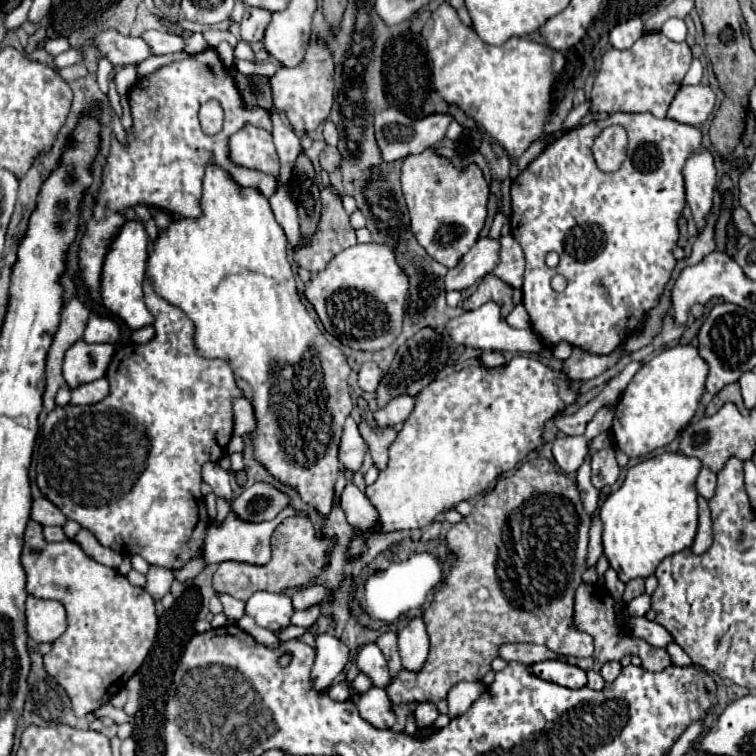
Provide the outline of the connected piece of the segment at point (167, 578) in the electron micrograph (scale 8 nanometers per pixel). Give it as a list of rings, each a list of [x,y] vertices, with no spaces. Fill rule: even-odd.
[[[151,565],[146,574],[145,589],[147,593],[151,593],[151,597],[155,601],[159,601],[171,587],[173,583],[173,571],[165,569],[165,567],[158,567]]]

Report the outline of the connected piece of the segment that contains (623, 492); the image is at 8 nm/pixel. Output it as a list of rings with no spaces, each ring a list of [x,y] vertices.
[[[661,453],[627,471],[623,485],[607,497],[599,509],[603,523],[603,551],[623,583],[649,577],[657,565],[687,547],[697,533],[697,489],[695,479],[701,461],[679,453]]]

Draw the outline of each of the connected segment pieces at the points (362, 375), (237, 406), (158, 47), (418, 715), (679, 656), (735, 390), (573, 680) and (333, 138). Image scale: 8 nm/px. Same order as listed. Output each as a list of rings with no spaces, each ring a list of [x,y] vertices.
[[[367,361],[359,369],[359,387],[363,391],[375,391],[379,381],[381,381],[381,377],[383,377],[381,369],[373,361]]]
[[[239,397],[233,401],[233,433],[235,435],[249,435],[255,429],[255,415],[253,407],[247,399]]]
[[[145,31],[141,37],[147,41],[147,45],[151,45],[151,55],[183,51],[183,37],[179,35],[171,35],[167,31]]]
[[[423,701],[415,707],[415,719],[417,719],[417,725],[419,727],[429,727],[433,725],[433,721],[437,719],[439,711],[437,711],[437,705],[431,703],[431,701]]]
[[[671,643],[671,645],[667,647],[667,651],[669,651],[669,655],[671,655],[673,665],[679,665],[679,667],[689,667],[689,665],[693,665],[691,659],[689,659],[689,655],[687,655],[679,645]]]
[[[731,383],[731,385],[723,387],[723,389],[717,393],[717,397],[719,397],[723,403],[735,403],[737,409],[739,409],[743,415],[749,413],[749,409],[745,409],[745,405],[743,405],[741,391],[739,391],[739,383]]]
[[[541,661],[541,663],[531,665],[529,671],[537,675],[539,679],[545,679],[545,681],[551,681],[563,687],[571,687],[571,689],[587,685],[585,671],[565,661]]]
[[[325,121],[323,123],[323,137],[325,137],[325,143],[327,145],[337,145],[339,133],[337,133],[337,127],[331,121]]]

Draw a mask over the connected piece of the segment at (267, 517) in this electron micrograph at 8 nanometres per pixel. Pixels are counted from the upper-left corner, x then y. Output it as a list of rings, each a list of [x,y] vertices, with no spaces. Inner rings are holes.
[[[255,483],[233,501],[231,511],[243,521],[261,523],[275,519],[287,503],[289,497],[271,487],[269,483]]]

